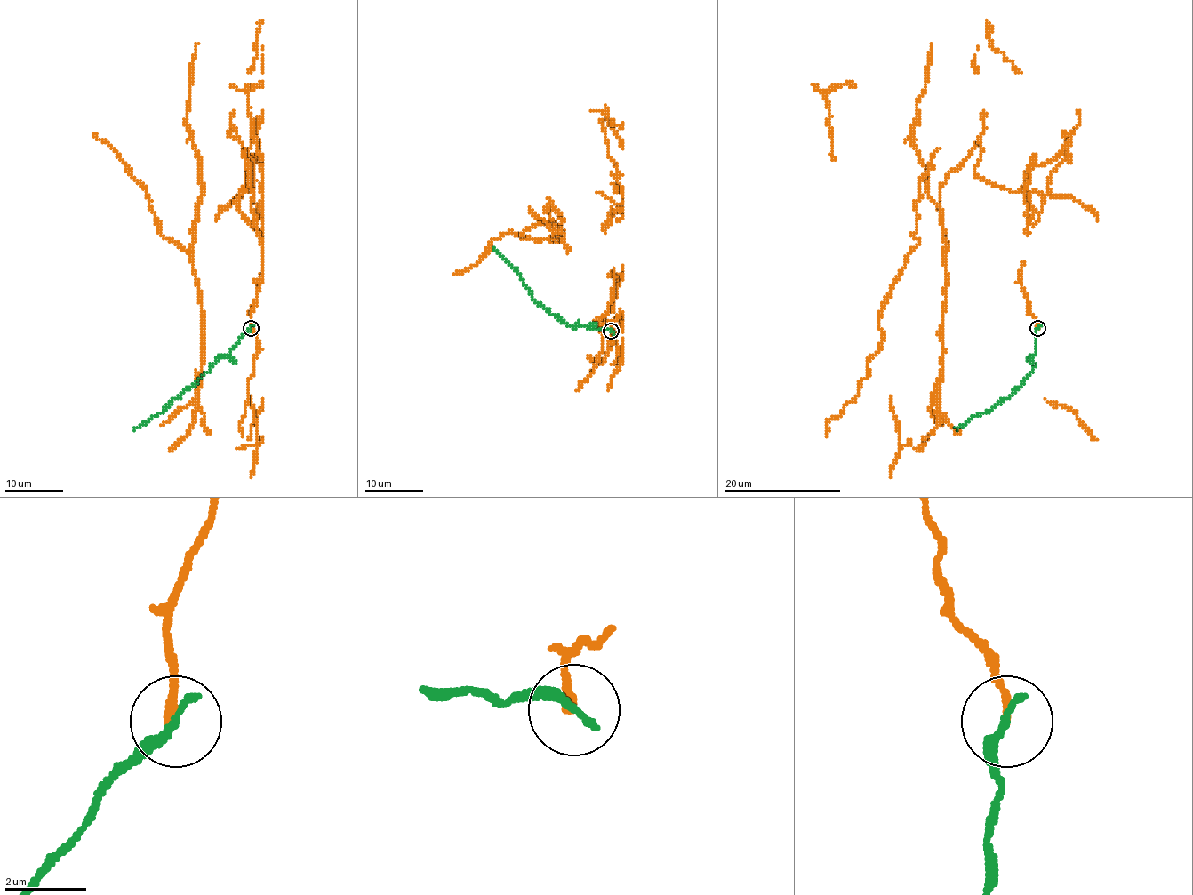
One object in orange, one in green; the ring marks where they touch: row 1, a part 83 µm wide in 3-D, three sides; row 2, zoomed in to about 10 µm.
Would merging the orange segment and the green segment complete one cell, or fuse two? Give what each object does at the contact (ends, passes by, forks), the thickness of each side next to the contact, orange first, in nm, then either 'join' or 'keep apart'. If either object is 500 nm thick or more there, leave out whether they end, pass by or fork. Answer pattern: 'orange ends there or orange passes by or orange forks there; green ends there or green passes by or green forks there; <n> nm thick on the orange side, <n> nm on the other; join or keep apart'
orange ends there; green ends there; 200 nm thick on the orange side, 280 nm on the other; keep apart

